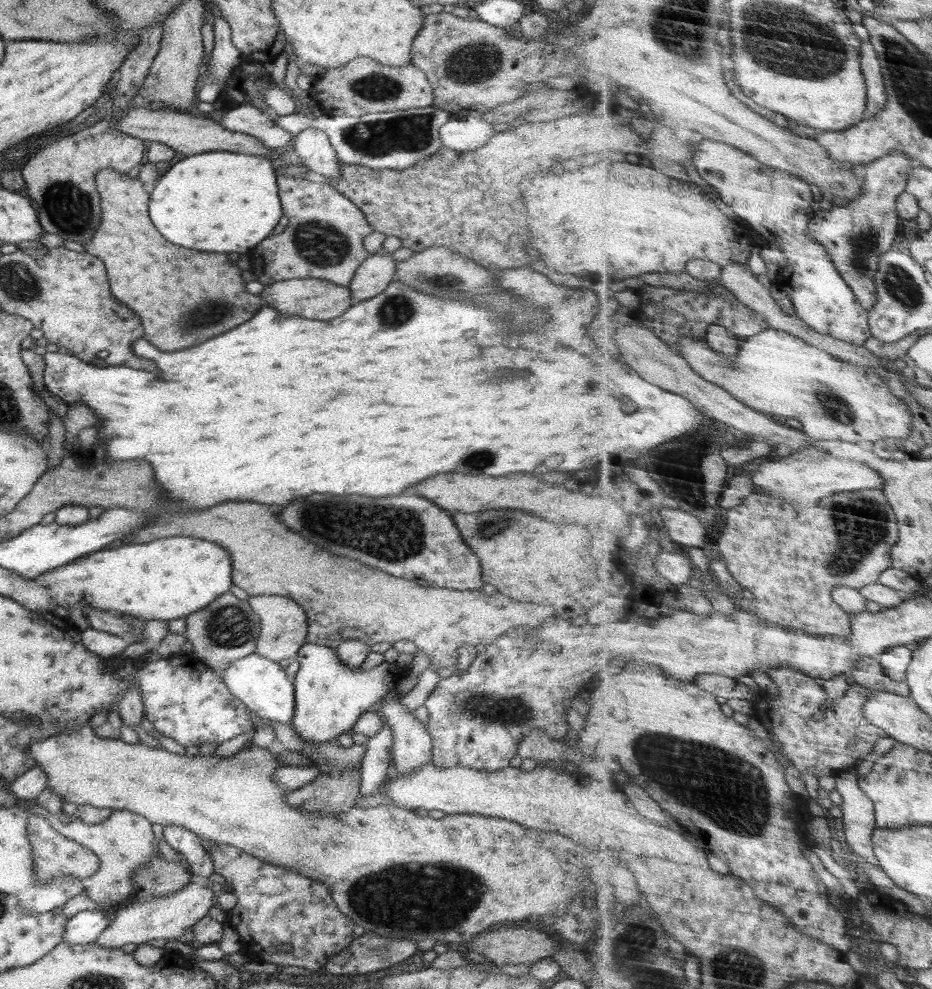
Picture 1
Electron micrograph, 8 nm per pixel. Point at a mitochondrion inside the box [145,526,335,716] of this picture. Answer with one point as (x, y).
(229, 626)

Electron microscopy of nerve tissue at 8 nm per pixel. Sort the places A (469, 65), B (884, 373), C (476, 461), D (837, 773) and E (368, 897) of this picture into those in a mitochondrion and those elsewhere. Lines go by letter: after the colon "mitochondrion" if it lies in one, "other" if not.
A: mitochondrion
B: other
C: mitochondrion
D: other
E: mitochondrion

